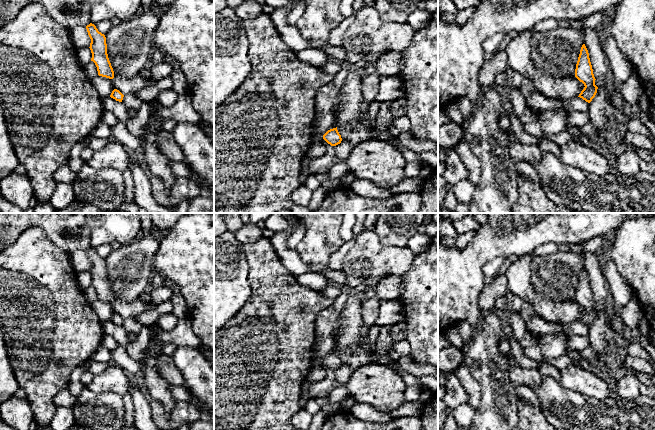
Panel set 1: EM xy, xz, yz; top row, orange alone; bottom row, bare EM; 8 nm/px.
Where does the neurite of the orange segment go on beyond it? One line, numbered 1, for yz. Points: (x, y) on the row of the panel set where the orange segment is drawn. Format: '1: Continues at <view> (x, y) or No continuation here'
1: No continuation here

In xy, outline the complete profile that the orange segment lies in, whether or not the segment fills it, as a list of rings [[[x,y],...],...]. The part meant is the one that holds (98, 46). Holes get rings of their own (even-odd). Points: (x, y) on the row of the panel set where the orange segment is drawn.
[[[92,23],[87,25],[86,29],[91,39],[89,47],[92,53],[91,61],[95,63],[98,75],[113,79],[114,71],[108,58],[105,35],[99,32]]]

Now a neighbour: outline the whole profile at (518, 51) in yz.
[[[524,31],[509,43],[505,52],[510,68],[529,78],[538,92],[549,99],[578,97],[585,86],[575,76],[548,76],[535,67],[531,59],[531,38],[532,31]]]

